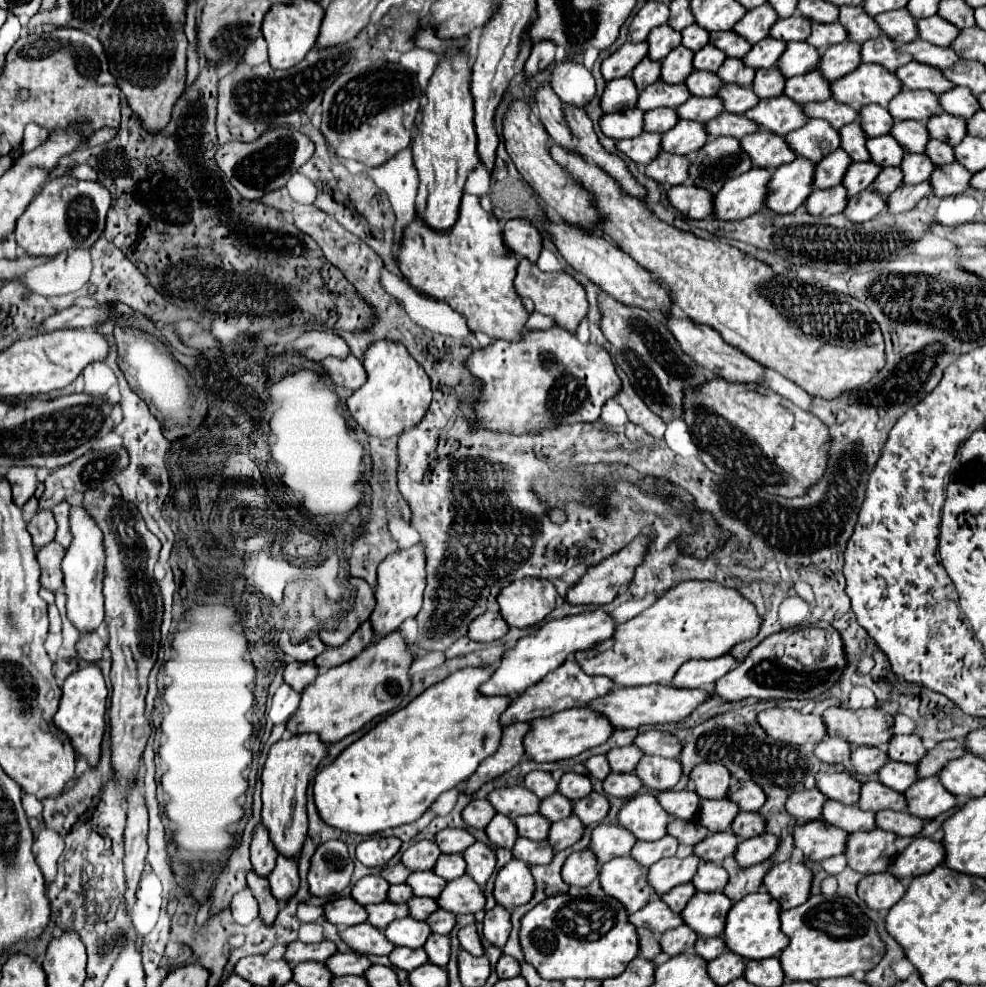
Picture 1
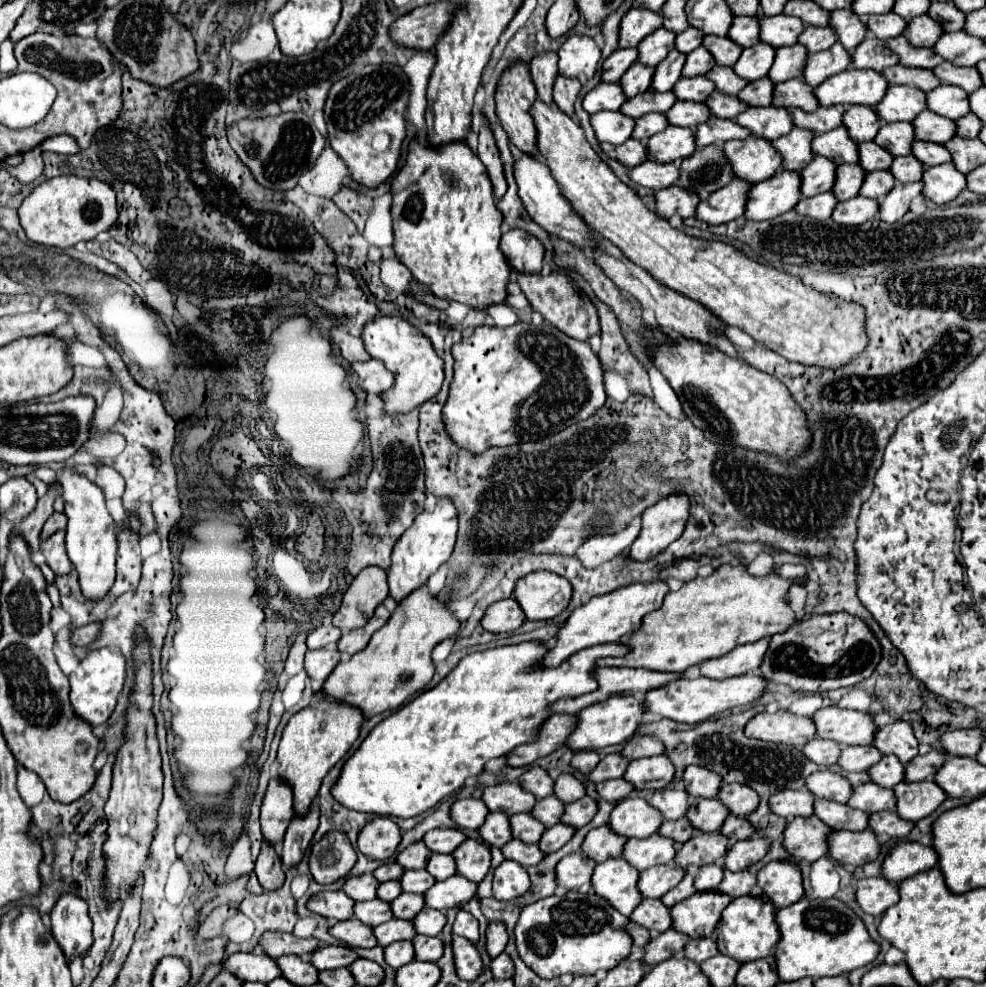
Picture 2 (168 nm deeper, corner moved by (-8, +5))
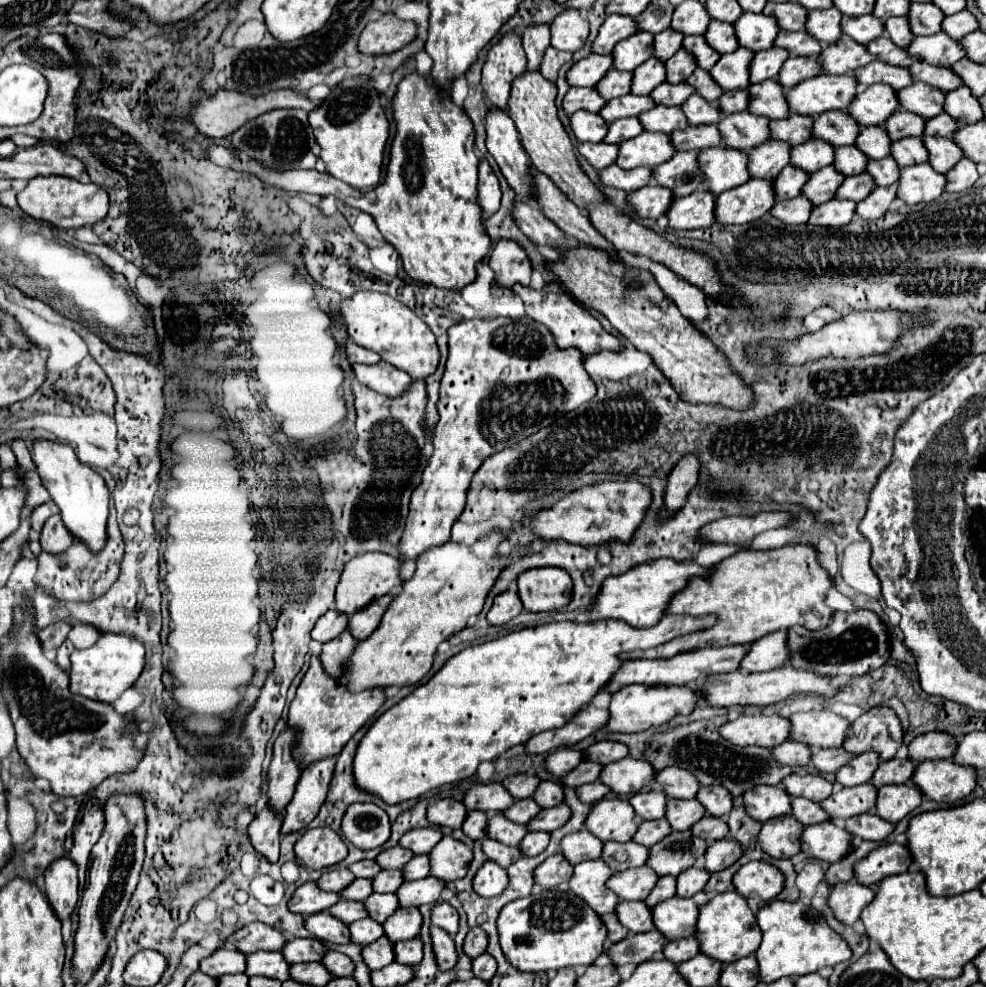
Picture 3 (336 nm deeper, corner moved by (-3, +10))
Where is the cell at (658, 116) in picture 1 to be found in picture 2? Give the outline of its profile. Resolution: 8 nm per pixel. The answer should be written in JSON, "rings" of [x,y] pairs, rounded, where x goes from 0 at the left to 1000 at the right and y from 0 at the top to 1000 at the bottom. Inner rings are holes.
{"rings":[[[667,113],[655,116],[655,118],[651,118],[651,120],[645,122],[641,140],[655,144],[659,138],[671,134],[675,128],[677,128],[677,124],[675,124],[675,118],[673,118],[673,116],[667,116]]]}

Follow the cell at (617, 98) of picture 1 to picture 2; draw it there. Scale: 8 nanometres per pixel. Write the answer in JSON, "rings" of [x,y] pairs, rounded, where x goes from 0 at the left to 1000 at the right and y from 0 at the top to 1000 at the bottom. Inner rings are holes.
{"rings":[[[606,85],[592,97],[590,109],[596,116],[604,116],[609,111],[627,111],[635,103],[635,97],[627,87],[629,85]]]}

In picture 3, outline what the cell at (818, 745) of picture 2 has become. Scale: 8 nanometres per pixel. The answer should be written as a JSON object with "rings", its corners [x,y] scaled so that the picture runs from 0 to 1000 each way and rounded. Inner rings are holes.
{"rings":[[[800,749],[800,751],[796,751],[796,753],[792,753],[790,757],[784,759],[784,767],[792,773],[816,777],[823,771],[823,757],[816,755],[816,753]]]}

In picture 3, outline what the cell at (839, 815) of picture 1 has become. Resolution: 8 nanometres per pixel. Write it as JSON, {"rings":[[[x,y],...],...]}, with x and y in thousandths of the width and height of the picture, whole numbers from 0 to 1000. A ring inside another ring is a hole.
{"rings":[[[814,807],[804,810],[804,828],[810,830],[814,836],[827,836],[827,834],[843,832],[843,828],[835,822],[835,818],[831,814],[814,810]]]}

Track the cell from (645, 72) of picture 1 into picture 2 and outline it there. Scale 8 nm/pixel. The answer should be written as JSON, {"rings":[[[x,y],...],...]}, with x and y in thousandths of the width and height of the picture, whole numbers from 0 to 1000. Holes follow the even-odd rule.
{"rings":[[[643,63],[629,79],[629,87],[631,87],[631,93],[635,93],[635,99],[643,99],[643,97],[655,93],[659,89],[661,75],[663,75],[663,69]]]}

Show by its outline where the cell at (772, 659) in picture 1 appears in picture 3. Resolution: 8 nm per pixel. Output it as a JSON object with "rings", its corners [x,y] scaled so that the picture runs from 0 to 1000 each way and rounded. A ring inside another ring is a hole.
{"rings":[[[869,617],[863,621],[845,621],[839,635],[831,639],[820,639],[812,633],[806,633],[798,641],[800,670],[804,678],[823,680],[829,684],[877,684],[891,678],[902,668],[902,643],[900,635],[885,619]]]}

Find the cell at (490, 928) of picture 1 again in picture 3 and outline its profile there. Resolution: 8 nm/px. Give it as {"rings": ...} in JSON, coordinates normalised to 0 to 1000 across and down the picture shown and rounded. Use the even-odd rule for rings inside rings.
{"rings":[[[480,939],[472,949],[472,959],[470,961],[478,972],[482,972],[482,970],[486,970],[494,964],[494,955],[496,955],[494,945],[488,939]]]}

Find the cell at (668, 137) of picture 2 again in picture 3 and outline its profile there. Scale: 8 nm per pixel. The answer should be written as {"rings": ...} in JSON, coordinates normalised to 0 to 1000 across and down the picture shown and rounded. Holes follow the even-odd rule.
{"rings":[[[652,133],[650,137],[636,141],[634,145],[628,147],[628,159],[624,165],[630,167],[632,171],[642,171],[648,167],[662,171],[683,157],[685,149],[676,135]]]}

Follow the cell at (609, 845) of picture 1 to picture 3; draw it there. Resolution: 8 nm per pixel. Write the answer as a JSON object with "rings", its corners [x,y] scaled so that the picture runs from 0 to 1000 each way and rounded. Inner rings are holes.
{"rings":[[[589,840],[585,844],[573,846],[569,852],[569,860],[577,874],[585,876],[597,870],[608,870],[612,864],[612,854],[610,850],[601,848],[601,844],[597,844],[595,840]]]}

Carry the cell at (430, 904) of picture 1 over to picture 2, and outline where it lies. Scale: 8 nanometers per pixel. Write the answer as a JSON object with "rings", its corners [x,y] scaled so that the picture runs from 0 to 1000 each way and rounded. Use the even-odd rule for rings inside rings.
{"rings":[[[406,906],[402,912],[396,914],[396,922],[400,930],[418,932],[430,920],[430,908],[426,906]]]}

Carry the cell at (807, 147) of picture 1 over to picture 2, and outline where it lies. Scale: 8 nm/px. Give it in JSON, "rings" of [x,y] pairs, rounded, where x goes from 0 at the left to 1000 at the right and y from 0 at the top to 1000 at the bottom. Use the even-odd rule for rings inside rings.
{"rings":[[[803,130],[801,136],[785,142],[783,148],[793,158],[791,172],[811,174],[813,168],[822,166],[822,162],[826,160],[826,154],[822,150],[824,142],[826,142],[826,138],[813,130]]]}

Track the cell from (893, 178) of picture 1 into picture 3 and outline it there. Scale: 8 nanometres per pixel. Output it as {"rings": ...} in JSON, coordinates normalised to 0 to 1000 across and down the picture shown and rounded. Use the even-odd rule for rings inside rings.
{"rings":[[[881,175],[877,177],[865,177],[865,179],[859,179],[857,185],[853,187],[853,194],[849,194],[847,200],[853,200],[853,202],[863,202],[867,206],[875,204],[883,194],[887,191],[887,185],[885,185],[885,179]]]}

